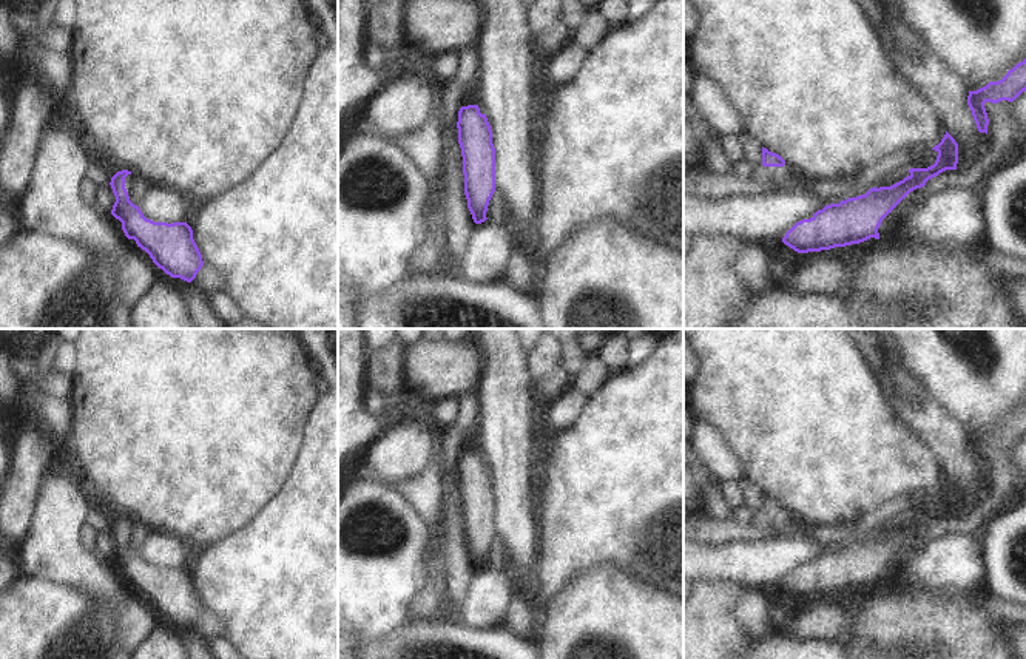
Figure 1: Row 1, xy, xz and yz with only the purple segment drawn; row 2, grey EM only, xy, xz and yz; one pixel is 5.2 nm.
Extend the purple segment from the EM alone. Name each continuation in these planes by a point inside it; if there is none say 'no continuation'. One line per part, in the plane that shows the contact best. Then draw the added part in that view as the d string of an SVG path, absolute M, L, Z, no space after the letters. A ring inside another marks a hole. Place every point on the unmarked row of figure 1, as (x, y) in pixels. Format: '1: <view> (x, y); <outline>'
no continuation

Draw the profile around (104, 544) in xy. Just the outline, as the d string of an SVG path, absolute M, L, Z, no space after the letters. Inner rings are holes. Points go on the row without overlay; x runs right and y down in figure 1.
M97 531L94 536L94 553L102 559L111 559L116 542L111 531Z

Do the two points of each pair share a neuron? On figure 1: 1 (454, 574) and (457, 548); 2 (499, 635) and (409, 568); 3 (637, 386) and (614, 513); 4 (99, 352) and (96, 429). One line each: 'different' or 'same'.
1: same
2: different
3: same
4: same

